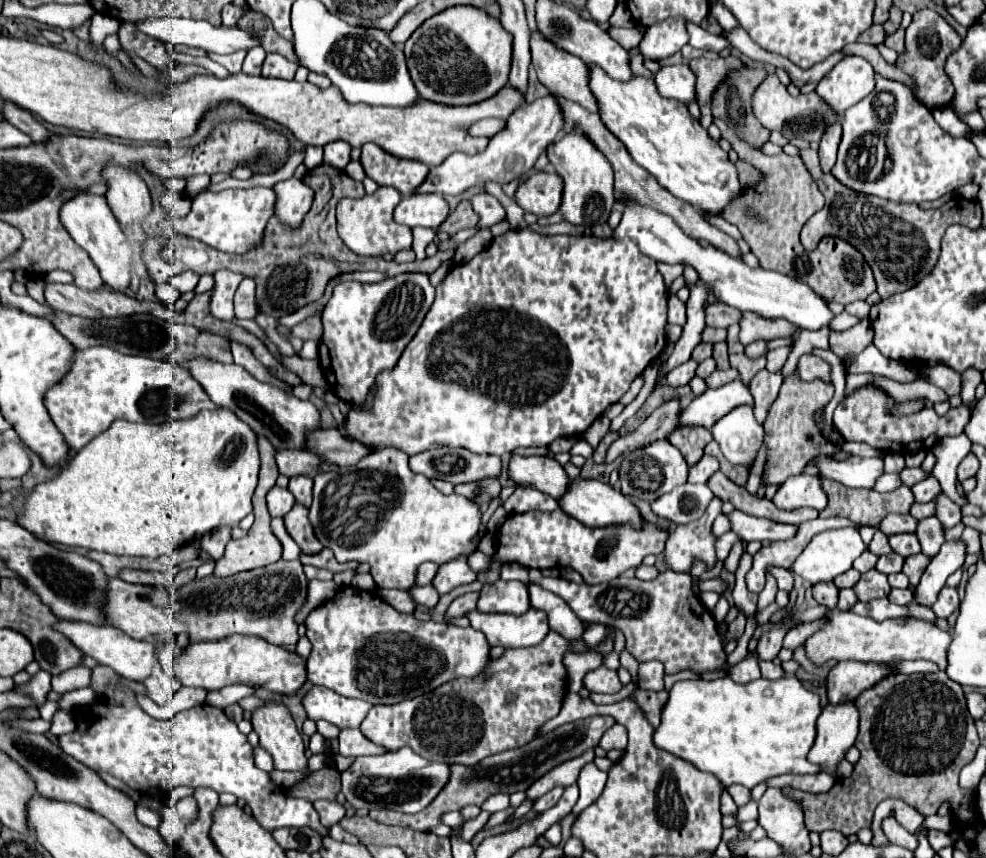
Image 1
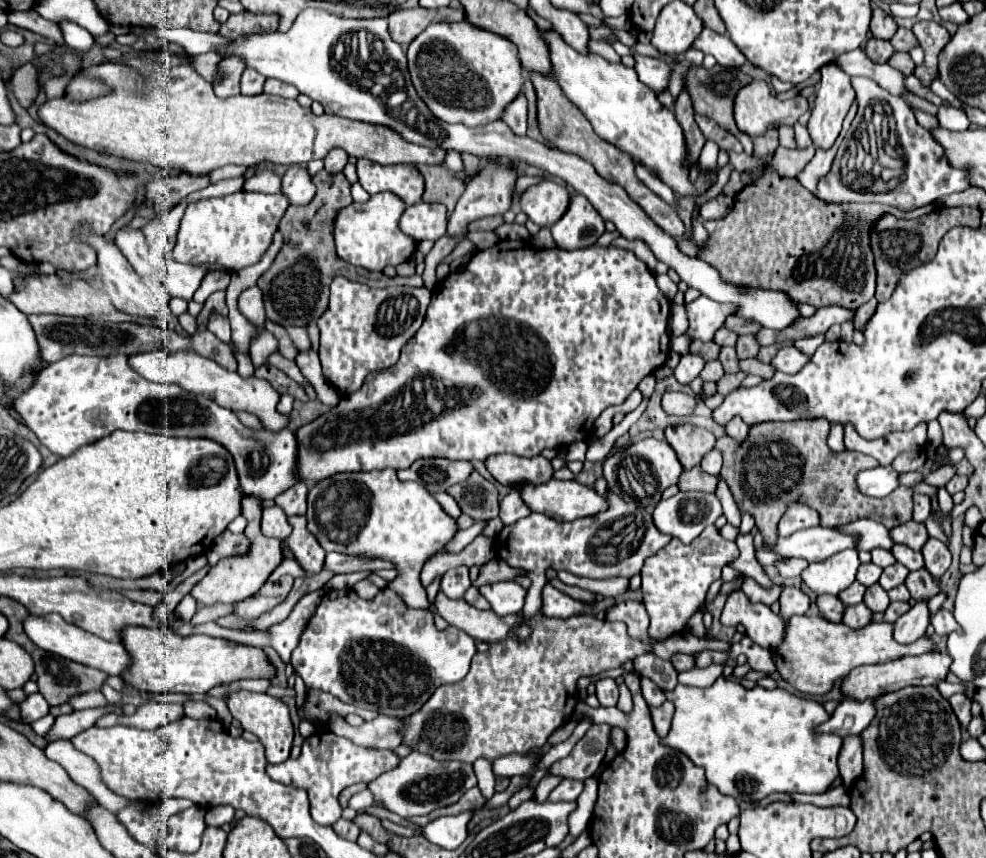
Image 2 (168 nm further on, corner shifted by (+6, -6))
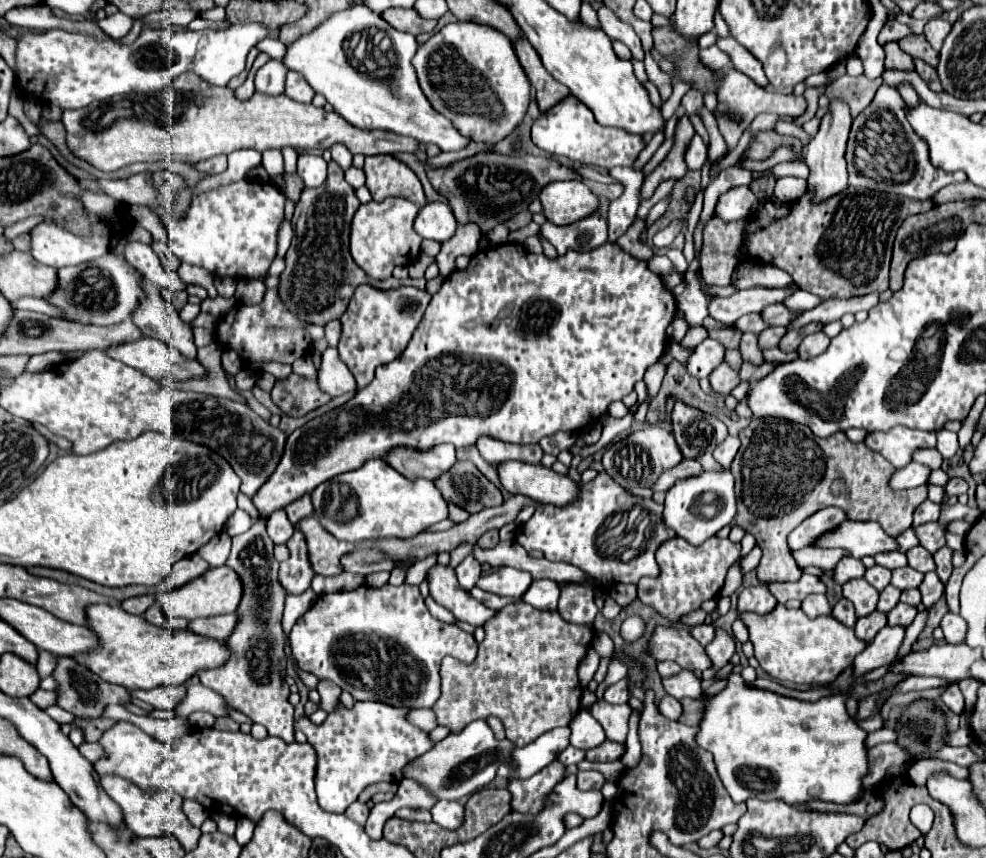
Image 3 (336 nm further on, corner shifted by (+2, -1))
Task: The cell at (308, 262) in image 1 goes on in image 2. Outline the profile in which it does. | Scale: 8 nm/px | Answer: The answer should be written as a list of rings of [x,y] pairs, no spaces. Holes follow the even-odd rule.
[[[320,170],[314,176],[316,196],[306,206],[288,206],[286,214],[280,220],[280,232],[284,234],[284,248],[274,260],[274,266],[258,280],[258,288],[264,292],[266,316],[280,326],[308,326],[318,320],[328,308],[328,290],[330,282],[336,276],[350,278],[354,282],[368,284],[372,288],[386,288],[396,284],[420,284],[418,276],[414,278],[388,278],[382,272],[368,272],[362,268],[354,268],[344,262],[334,250],[334,218],[338,210],[352,204],[350,182],[342,172],[328,174]],[[290,226],[290,236],[288,236]]]

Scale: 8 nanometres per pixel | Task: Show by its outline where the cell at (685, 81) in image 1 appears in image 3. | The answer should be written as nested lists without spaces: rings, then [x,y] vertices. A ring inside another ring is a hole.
[[[602,5],[602,9],[598,11],[598,19],[600,19],[600,25],[604,29],[604,33],[610,37],[610,39],[616,39],[616,41],[622,41],[630,51],[632,51],[632,57],[636,61],[644,61],[644,49],[642,49],[642,43],[638,41],[638,35],[634,33],[634,29],[626,23],[622,23],[608,7]]]

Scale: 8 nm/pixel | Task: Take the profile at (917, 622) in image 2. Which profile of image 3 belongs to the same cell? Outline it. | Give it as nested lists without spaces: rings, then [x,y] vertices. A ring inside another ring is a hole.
[[[886,625],[874,637],[874,641],[870,641],[868,647],[856,657],[854,671],[858,675],[864,675],[864,673],[868,673],[872,669],[878,669],[878,667],[882,667],[886,663],[892,663],[898,657],[898,649],[900,649],[904,637],[906,637],[906,627]]]

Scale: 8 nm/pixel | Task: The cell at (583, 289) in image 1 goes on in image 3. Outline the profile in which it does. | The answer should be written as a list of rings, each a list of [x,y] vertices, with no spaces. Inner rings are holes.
[[[608,241],[606,245],[600,245],[598,249],[594,249],[594,253],[570,251],[566,255],[556,257],[556,259],[550,259],[544,253],[542,255],[530,253],[520,243],[502,243],[502,245],[496,245],[490,249],[482,249],[476,255],[472,255],[466,269],[456,269],[454,273],[450,273],[450,277],[444,279],[440,291],[436,295],[432,295],[432,301],[430,301],[420,325],[416,327],[408,347],[404,349],[404,353],[396,361],[378,367],[374,381],[370,385],[366,385],[364,389],[358,389],[356,395],[348,403],[324,413],[322,417],[308,421],[304,427],[298,427],[286,439],[286,449],[284,449],[282,461],[278,463],[272,477],[266,481],[266,485],[262,485],[262,489],[254,495],[252,501],[254,501],[256,509],[260,511],[260,517],[268,517],[272,511],[286,507],[288,503],[296,501],[304,493],[310,493],[320,483],[324,483],[324,481],[328,481],[340,473],[354,471],[354,469],[362,467],[368,459],[384,459],[396,447],[426,451],[426,449],[432,449],[432,447],[442,445],[442,443],[452,443],[456,449],[464,449],[464,447],[476,445],[478,437],[482,437],[482,435],[494,437],[494,439],[504,441],[504,443],[530,445],[530,443],[538,443],[542,437],[554,435],[558,431],[580,435],[580,433],[584,433],[586,427],[592,427],[598,423],[600,415],[608,409],[608,405],[612,401],[622,401],[628,393],[632,393],[634,385],[638,381],[642,381],[644,371],[664,355],[666,343],[668,343],[666,329],[672,323],[676,311],[678,311],[676,299],[662,283],[662,277],[652,273],[648,269],[646,261],[636,259],[630,253],[626,253],[618,243]],[[434,375],[438,379],[438,387],[440,387],[438,391],[440,391],[442,401],[438,401],[438,393],[434,393]]]

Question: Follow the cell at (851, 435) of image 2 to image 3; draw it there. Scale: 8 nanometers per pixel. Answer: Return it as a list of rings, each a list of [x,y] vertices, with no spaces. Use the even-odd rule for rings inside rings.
[[[894,427],[886,433],[868,433],[864,439],[868,449],[876,449],[880,455],[884,455],[894,467],[904,467],[912,459],[912,451],[918,447],[934,447],[936,437],[930,431],[914,431],[906,427]]]

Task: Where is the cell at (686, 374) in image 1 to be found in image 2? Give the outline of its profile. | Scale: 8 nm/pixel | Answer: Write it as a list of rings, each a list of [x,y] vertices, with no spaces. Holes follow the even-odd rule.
[[[686,354],[680,358],[678,366],[674,368],[674,376],[680,384],[690,384],[694,378],[700,376],[704,366],[706,366],[706,362],[700,354]]]

